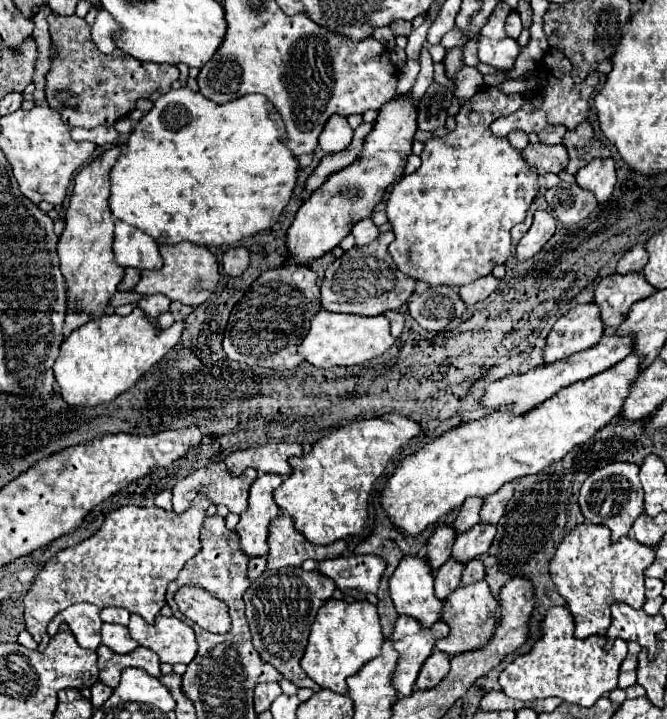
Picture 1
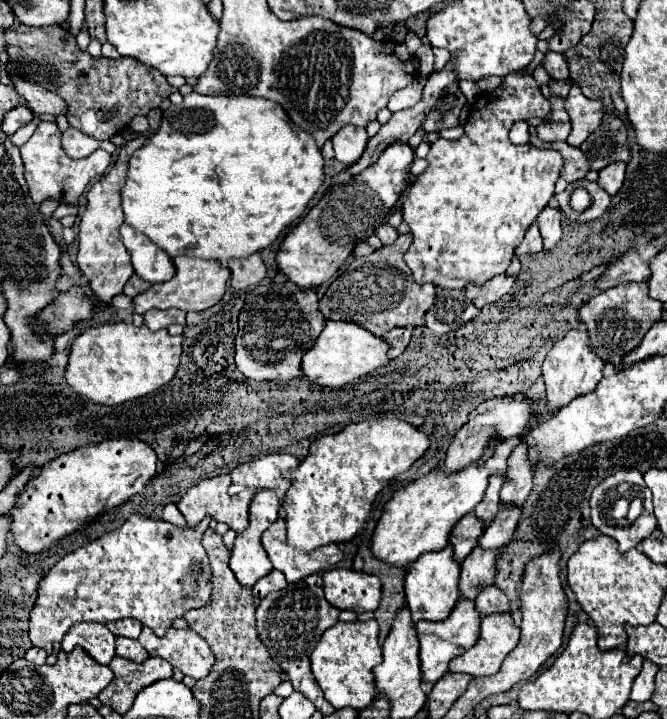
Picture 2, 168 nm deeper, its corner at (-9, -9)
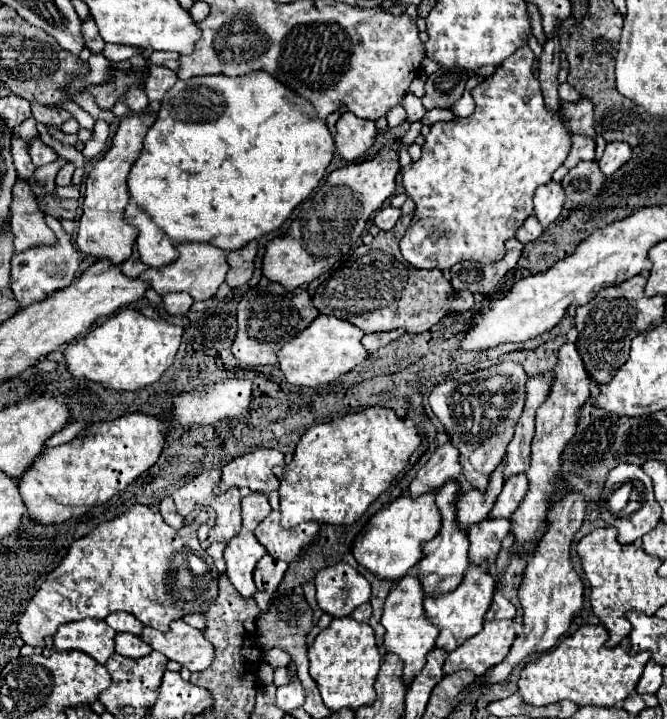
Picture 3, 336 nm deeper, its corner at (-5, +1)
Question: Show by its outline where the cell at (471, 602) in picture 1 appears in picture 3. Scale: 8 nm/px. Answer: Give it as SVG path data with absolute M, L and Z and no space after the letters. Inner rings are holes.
M494 619L484 621L484 629L464 641L458 649L448 653L444 661L444 673L454 673L460 669L468 669L474 675L484 675L488 667L500 663L516 637L512 619Z

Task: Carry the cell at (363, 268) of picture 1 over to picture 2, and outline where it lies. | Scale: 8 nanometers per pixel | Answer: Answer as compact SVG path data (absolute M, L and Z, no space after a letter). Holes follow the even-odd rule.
M400 235L392 245L376 249L368 257L356 257L340 277L336 277L324 297L320 299L320 311L330 321L356 323L376 337L382 337L394 327L420 327L424 325L426 311L436 301L436 285L418 285L408 271L402 255L408 251L412 235Z

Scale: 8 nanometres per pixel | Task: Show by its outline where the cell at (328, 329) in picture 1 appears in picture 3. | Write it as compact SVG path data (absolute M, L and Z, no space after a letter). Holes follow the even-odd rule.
M318 315L316 321L304 329L304 333L296 335L288 345L284 345L284 349L280 349L280 369L286 375L286 381L292 385L316 387L330 383L368 357L368 351L362 345L362 337L364 331L352 323L332 315Z

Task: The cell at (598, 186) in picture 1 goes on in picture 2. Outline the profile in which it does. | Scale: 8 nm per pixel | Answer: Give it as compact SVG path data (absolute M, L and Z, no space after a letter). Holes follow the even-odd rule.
M612 163L600 171L598 183L608 191L608 195L616 195L616 191L622 187L626 173L626 163Z

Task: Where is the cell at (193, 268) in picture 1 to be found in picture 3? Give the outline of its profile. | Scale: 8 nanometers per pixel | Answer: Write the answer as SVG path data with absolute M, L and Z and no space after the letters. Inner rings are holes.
M180 243L180 245L176 245L176 249L178 249L180 257L174 263L164 265L160 269L146 269L140 275L140 281L146 281L160 295L184 291L184 293L192 295L194 301L204 301L204 299L212 297L216 293L216 289L224 283L224 275L228 271L226 251L220 251L218 247L208 245L208 243Z

